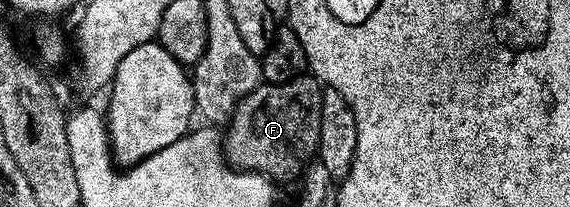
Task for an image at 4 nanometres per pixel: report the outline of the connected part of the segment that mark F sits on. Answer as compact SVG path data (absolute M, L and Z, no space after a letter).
M311 76L279 84L261 84L250 91L231 113L228 135L224 138L223 157L227 165L237 171L263 174L273 180L295 179L310 158L304 133L308 130L312 144L320 140L320 95L318 83Z

